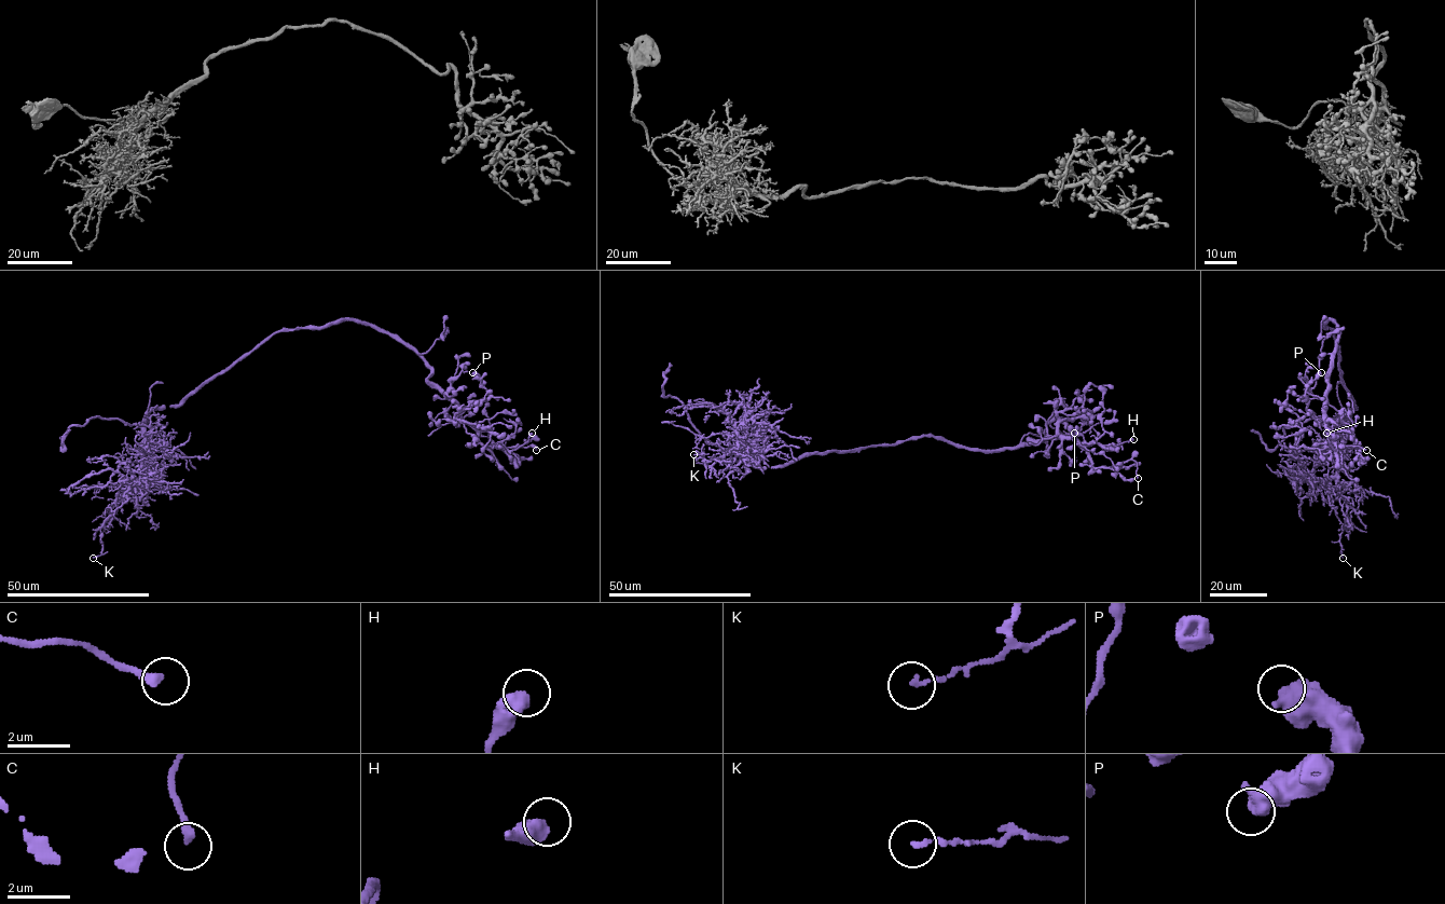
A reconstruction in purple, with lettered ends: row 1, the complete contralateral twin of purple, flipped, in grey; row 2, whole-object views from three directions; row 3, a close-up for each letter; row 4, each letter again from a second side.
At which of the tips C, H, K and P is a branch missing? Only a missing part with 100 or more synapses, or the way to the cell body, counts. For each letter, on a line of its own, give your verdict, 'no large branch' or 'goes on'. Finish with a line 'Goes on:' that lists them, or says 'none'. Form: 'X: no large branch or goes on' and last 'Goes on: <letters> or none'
C: no large branch
H: no large branch
K: no large branch
P: no large branch
Goes on: none

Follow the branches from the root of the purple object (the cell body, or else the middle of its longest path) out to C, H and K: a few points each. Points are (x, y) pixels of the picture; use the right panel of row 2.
C: (1332, 330), (1323, 326), (1330, 319), (1338, 339), (1325, 425), (1351, 433), (1356, 448), (1349, 448), (1366, 450)
H: (1332, 330), (1323, 326), (1330, 319), (1338, 328), (1338, 339), (1327, 380), (1325, 427), (1335, 451), (1326, 433)
K: (1332, 330), (1340, 382), (1356, 408), (1349, 414), (1336, 467), (1336, 484), (1348, 519), (1339, 538), (1343, 558)

